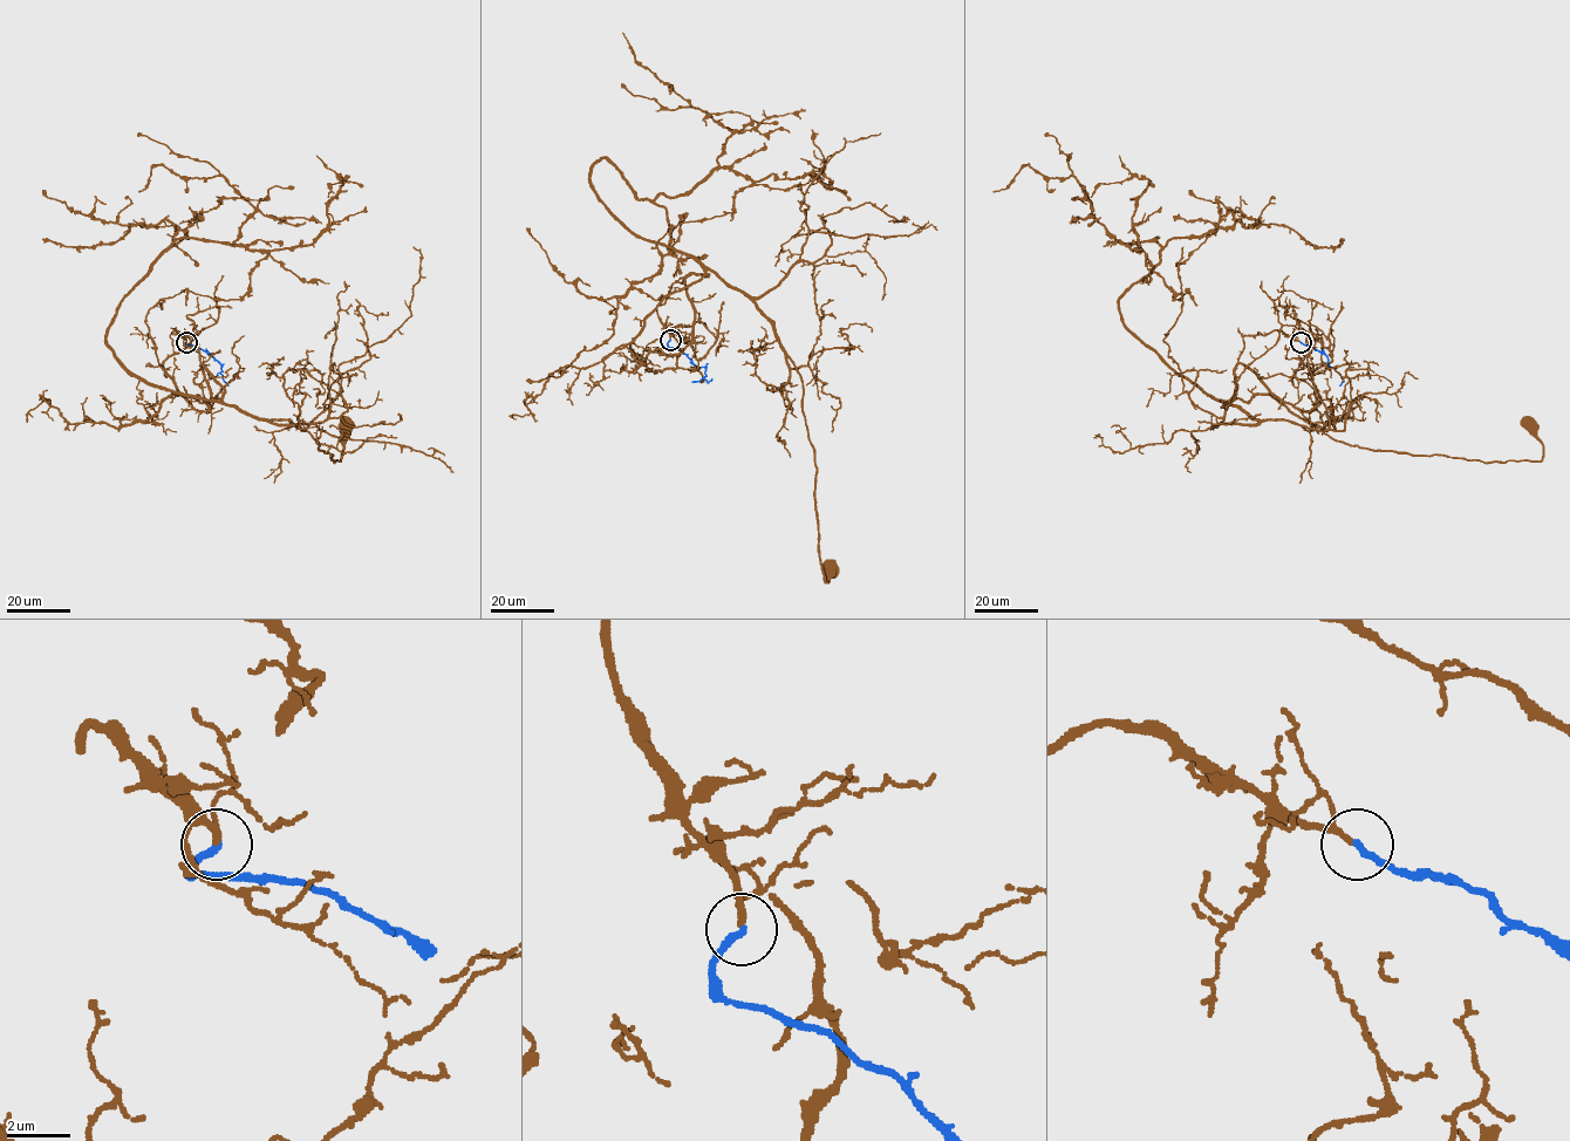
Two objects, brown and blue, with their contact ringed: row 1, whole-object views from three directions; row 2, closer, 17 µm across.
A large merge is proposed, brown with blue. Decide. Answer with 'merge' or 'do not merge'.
merge

